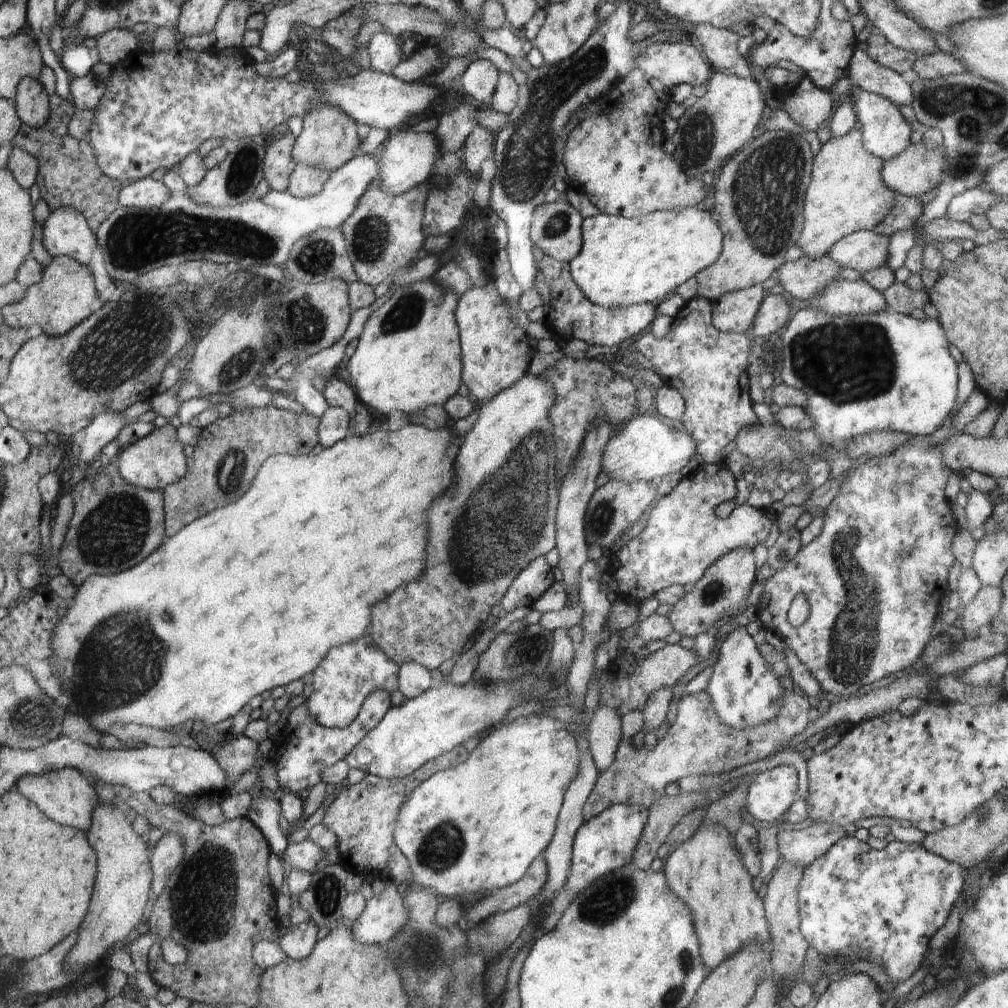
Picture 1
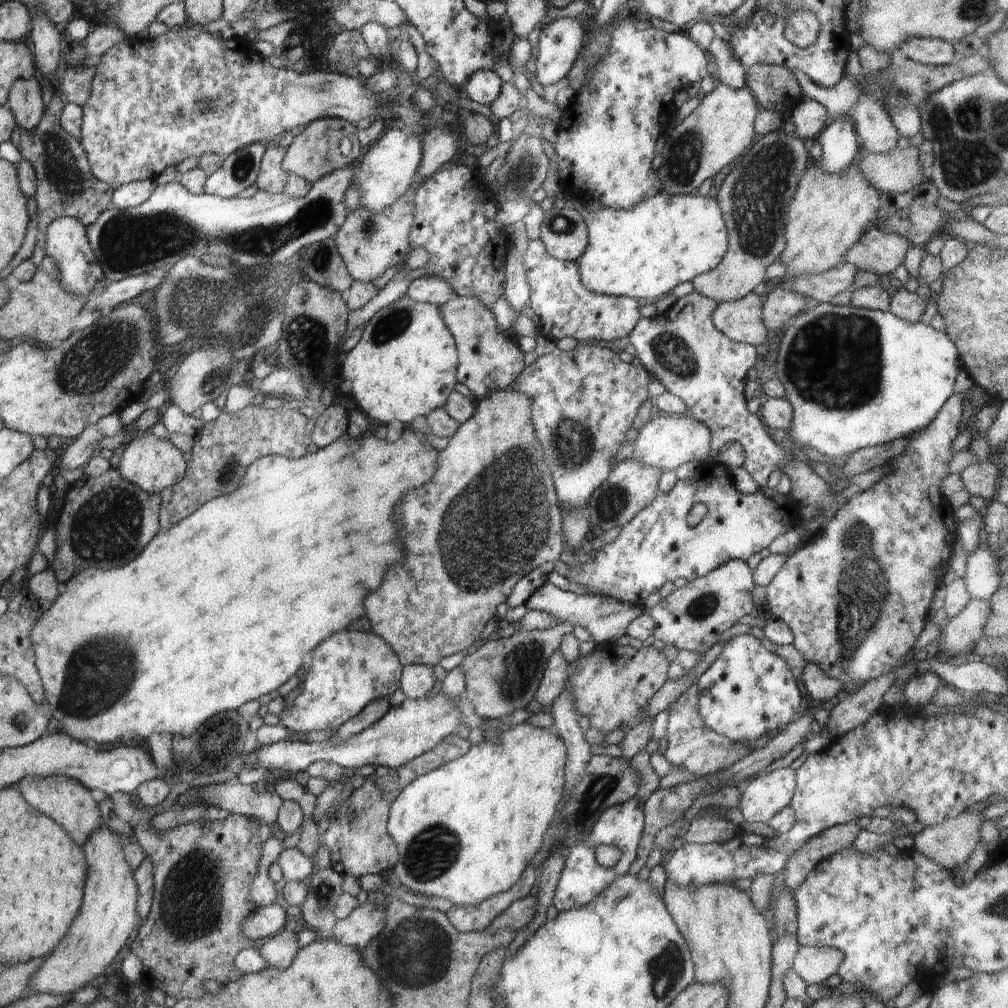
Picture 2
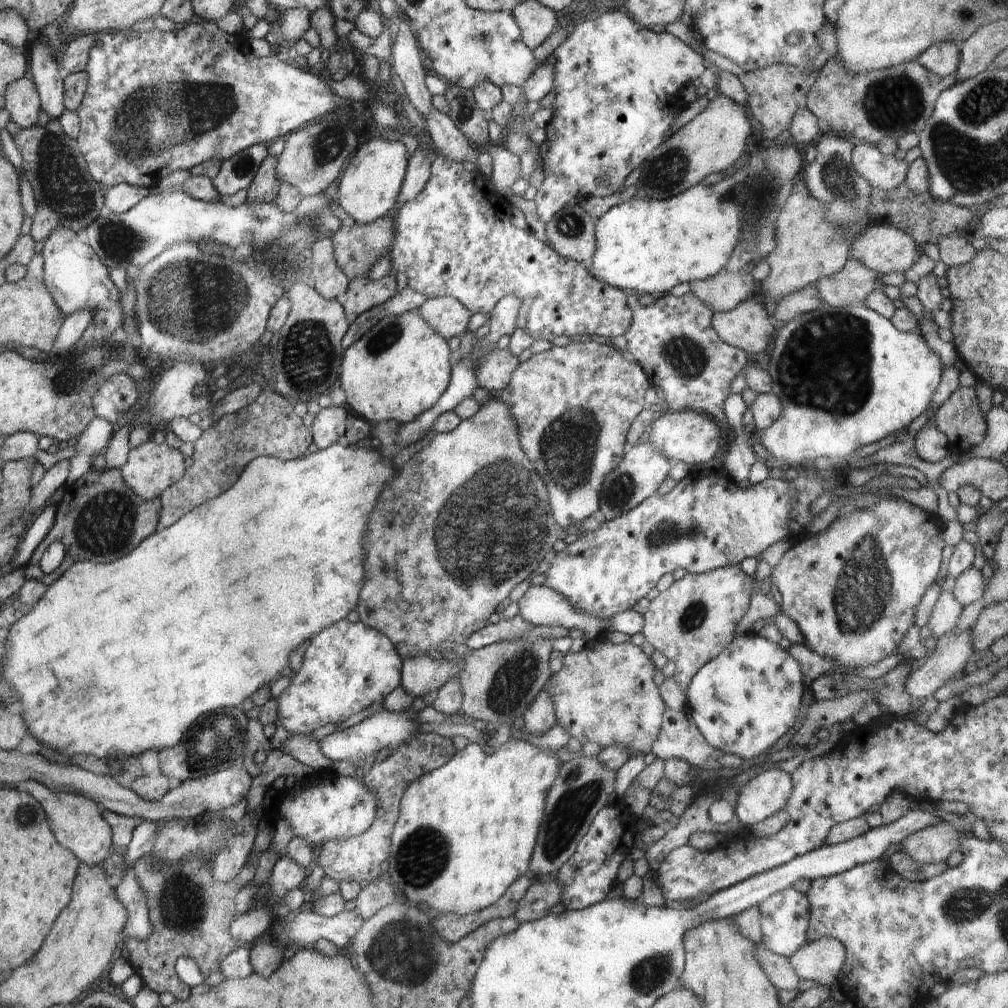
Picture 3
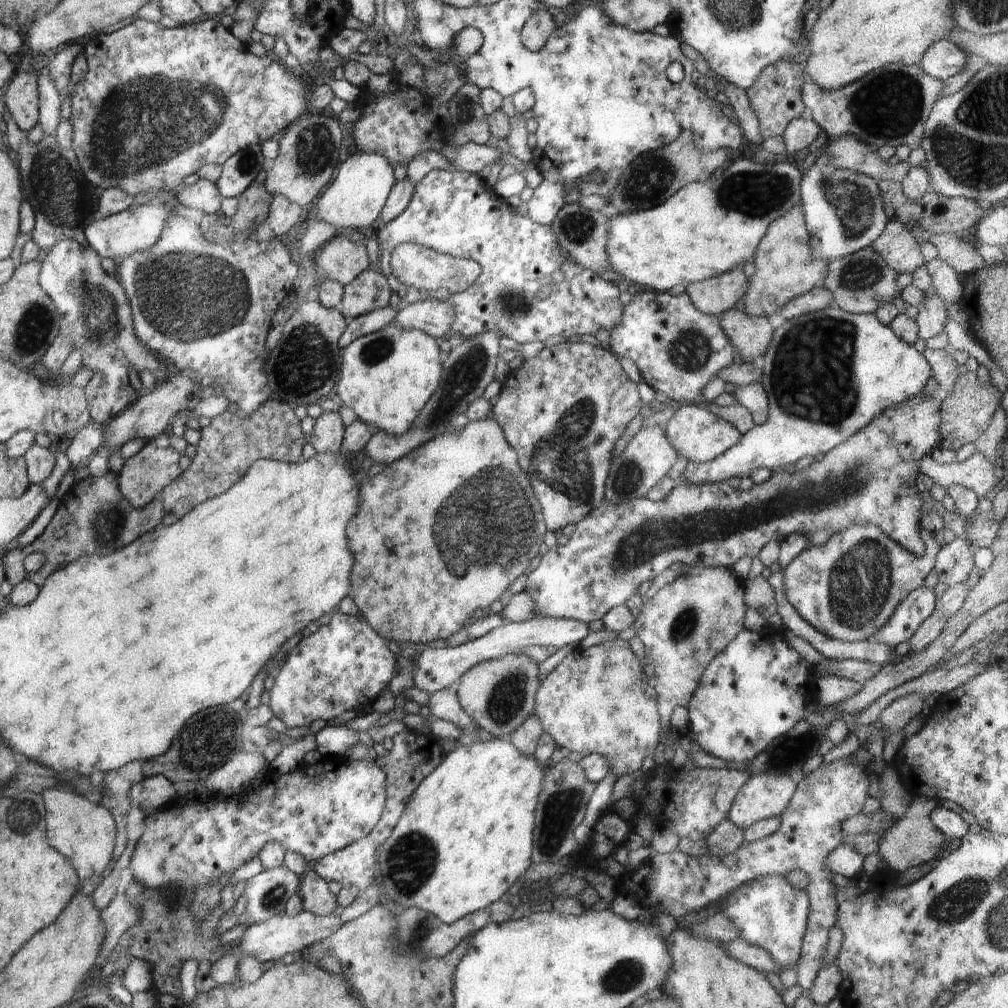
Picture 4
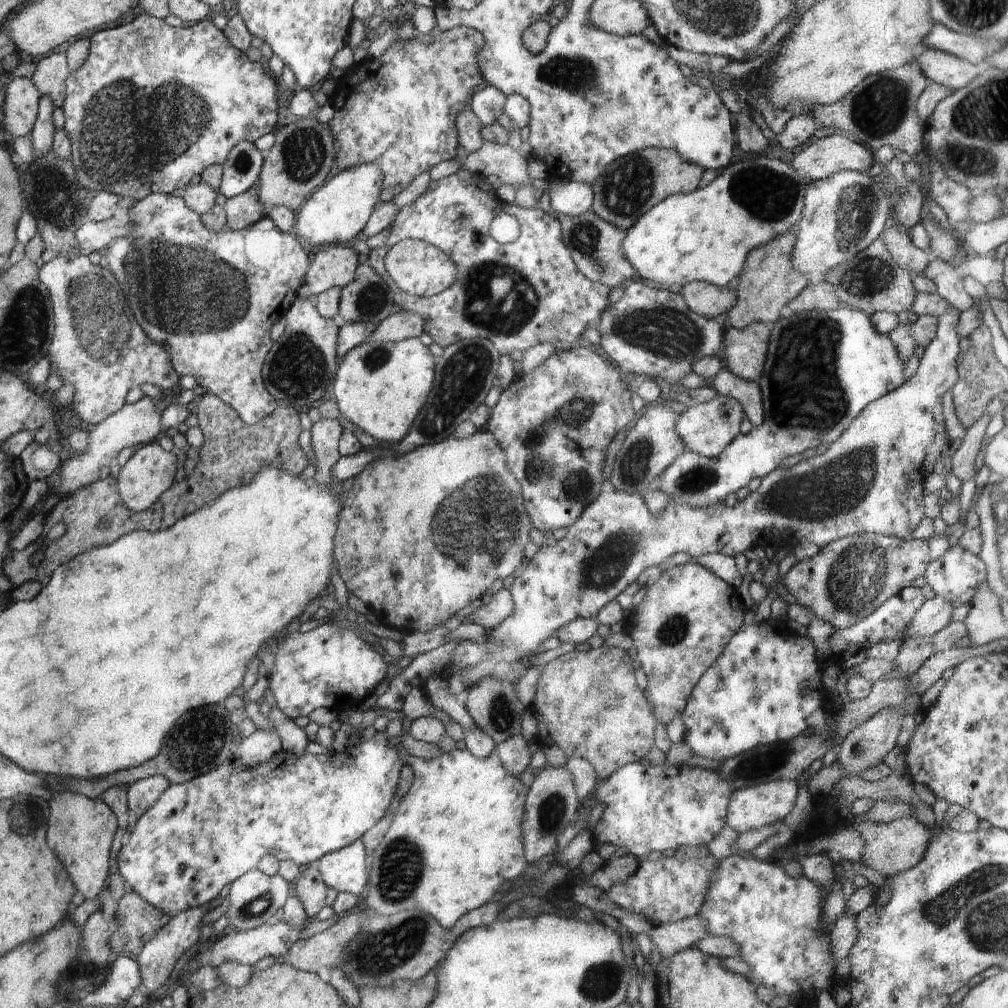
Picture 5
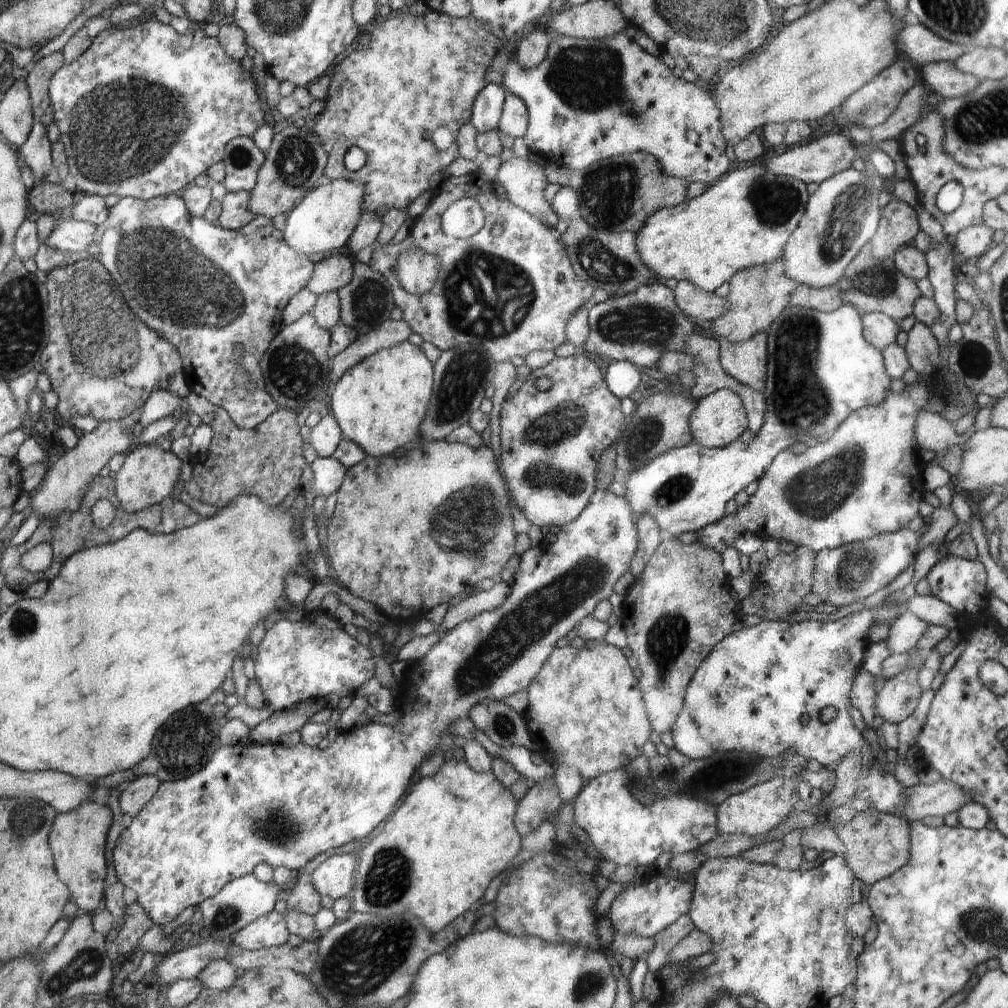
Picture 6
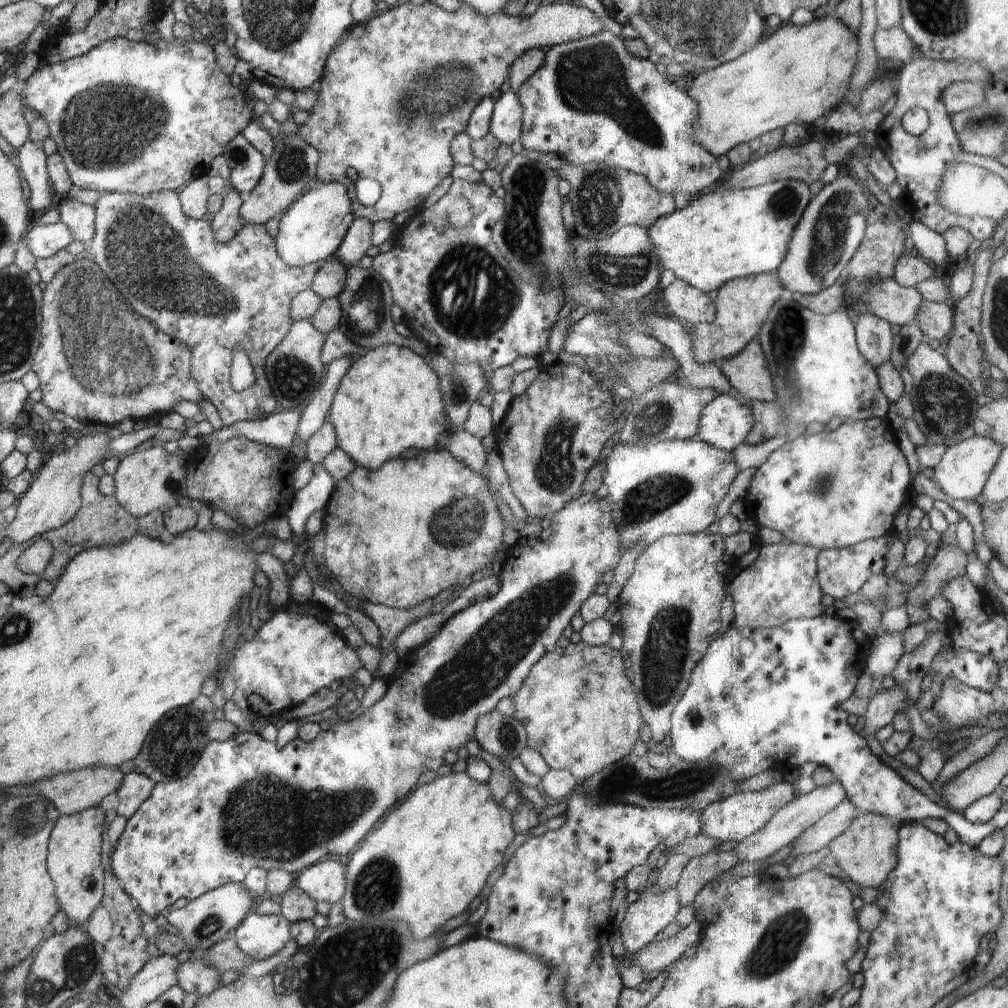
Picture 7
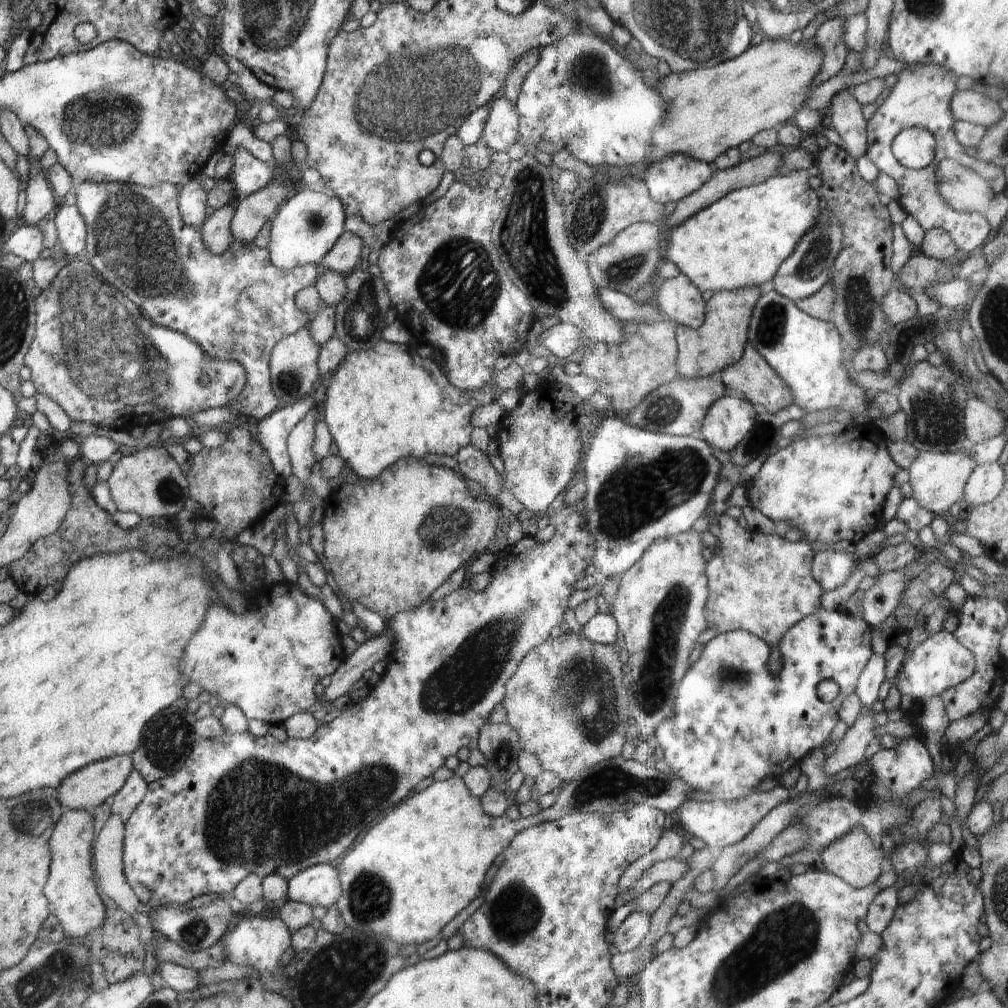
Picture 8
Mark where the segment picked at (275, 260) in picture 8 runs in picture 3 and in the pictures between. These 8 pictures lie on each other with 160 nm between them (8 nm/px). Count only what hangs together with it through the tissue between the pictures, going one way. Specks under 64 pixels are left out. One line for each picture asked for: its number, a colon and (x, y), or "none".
3: (368, 190)
4: (355, 199)
5: (338, 212)
6: (325, 220)
7: (313, 229)

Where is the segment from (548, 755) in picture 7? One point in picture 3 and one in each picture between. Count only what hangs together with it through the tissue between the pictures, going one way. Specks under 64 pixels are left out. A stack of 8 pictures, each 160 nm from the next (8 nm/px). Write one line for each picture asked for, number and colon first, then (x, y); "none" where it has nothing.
3: (605, 693)
4: (595, 701)
5: (588, 704)
6: (585, 708)

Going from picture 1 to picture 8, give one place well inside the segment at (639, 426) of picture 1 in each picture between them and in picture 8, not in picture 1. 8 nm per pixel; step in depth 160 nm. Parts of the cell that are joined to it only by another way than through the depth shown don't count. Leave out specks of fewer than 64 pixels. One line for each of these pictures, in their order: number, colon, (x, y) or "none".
2: (666, 441)
3: (692, 437)
4: (697, 435)
5: (706, 429)
6: (719, 419)
7: (725, 422)
8: (729, 419)

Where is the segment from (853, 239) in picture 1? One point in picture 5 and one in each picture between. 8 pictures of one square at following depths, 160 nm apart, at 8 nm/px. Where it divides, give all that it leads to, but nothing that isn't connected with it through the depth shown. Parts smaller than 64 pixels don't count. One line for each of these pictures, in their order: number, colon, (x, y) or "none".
2: (878, 252)
3: (885, 249)
4: (897, 244)
5: (898, 242)

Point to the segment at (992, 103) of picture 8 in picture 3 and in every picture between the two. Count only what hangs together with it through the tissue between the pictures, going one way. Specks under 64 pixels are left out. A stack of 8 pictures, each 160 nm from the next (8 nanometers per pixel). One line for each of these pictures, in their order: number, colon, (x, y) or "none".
3: (943, 58)
4: (944, 59)
5: (942, 68)
6: (946, 81)
7: (958, 97)

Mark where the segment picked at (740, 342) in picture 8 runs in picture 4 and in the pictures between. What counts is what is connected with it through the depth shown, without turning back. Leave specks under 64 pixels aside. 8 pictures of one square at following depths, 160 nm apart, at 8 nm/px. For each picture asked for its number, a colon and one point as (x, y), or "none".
4: (784, 268)
5: (769, 280)
6: (758, 294)
7: (742, 304)

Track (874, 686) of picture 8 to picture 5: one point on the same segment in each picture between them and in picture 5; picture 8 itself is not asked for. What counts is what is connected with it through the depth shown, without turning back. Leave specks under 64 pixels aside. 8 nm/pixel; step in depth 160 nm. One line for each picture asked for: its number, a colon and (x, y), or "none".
5: (936, 613)
6: (907, 629)
7: (887, 649)

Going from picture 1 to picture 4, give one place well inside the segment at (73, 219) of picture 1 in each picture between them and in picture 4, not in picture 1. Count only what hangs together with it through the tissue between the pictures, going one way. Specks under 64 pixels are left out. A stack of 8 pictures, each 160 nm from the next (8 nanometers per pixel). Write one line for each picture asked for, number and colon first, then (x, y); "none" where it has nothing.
2: (67, 243)
3: (77, 278)
4: (94, 310)

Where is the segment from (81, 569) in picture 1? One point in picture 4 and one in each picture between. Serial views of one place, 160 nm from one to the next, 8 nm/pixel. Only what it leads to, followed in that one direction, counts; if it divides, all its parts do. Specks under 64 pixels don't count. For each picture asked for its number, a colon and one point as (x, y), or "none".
2: (106, 521)
3: (99, 518)
4: (94, 517)

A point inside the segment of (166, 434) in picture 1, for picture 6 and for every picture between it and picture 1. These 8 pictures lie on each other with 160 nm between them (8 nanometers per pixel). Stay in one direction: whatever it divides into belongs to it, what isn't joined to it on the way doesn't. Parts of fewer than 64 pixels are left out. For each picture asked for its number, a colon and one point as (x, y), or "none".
2: (152, 463)
3: (151, 469)
4: (144, 476)
5: (150, 471)
6: (148, 473)

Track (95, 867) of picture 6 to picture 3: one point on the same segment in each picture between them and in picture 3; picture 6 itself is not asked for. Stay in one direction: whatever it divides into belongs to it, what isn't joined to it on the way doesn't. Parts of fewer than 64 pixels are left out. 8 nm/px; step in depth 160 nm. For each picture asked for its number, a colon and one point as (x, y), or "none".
3: (80, 826)
4: (86, 832)
5: (81, 829)

